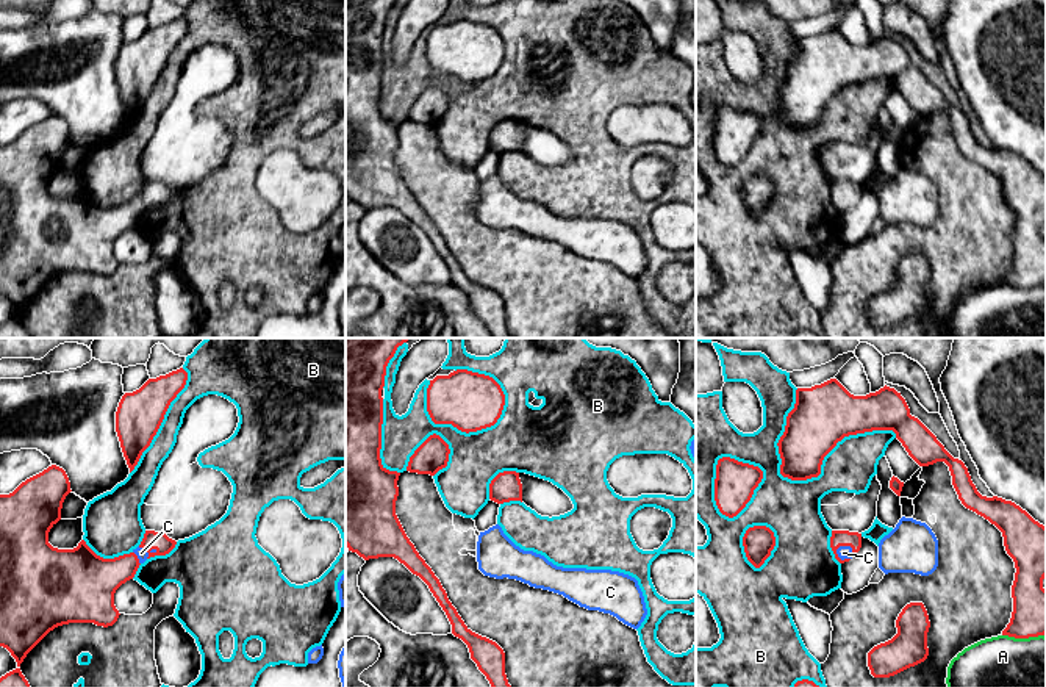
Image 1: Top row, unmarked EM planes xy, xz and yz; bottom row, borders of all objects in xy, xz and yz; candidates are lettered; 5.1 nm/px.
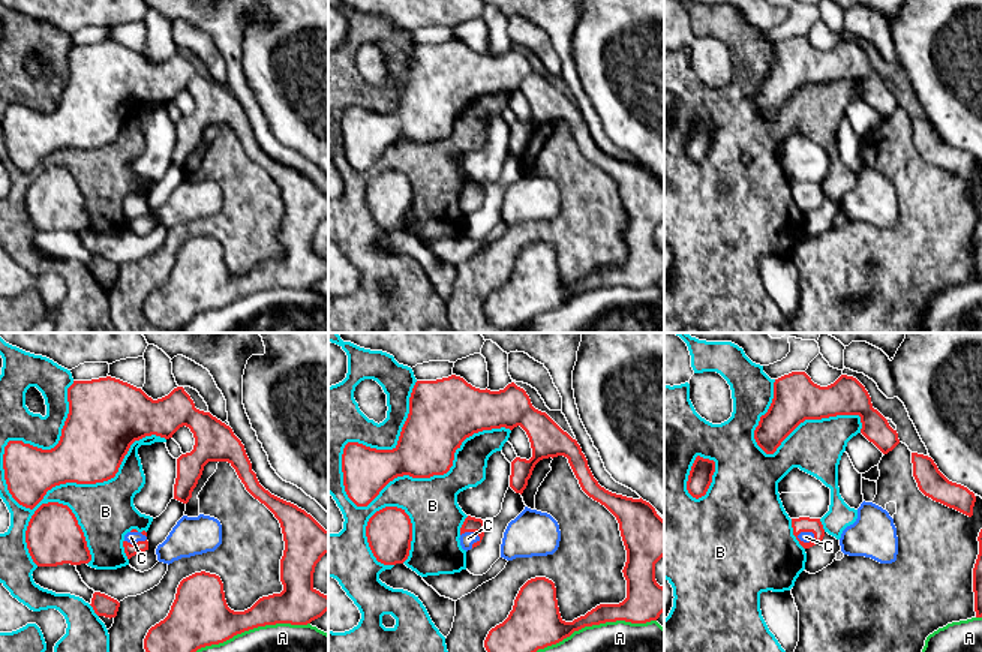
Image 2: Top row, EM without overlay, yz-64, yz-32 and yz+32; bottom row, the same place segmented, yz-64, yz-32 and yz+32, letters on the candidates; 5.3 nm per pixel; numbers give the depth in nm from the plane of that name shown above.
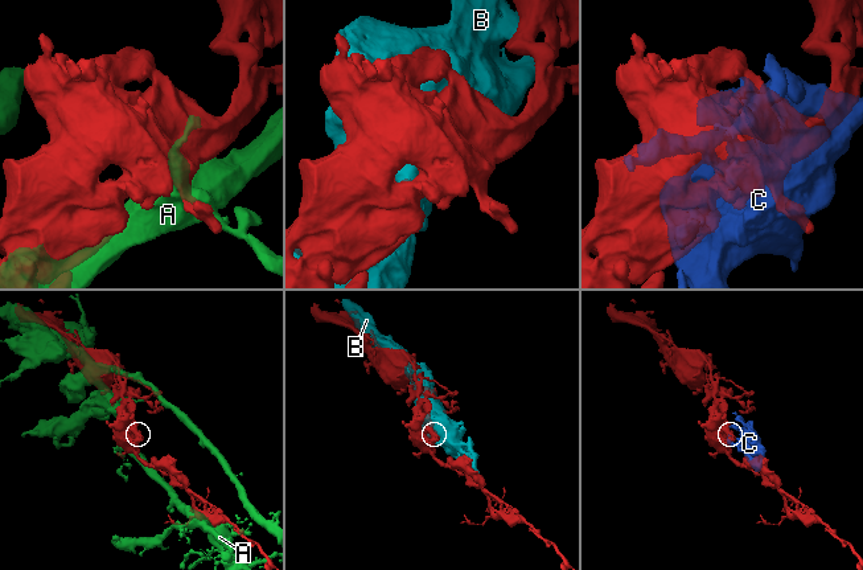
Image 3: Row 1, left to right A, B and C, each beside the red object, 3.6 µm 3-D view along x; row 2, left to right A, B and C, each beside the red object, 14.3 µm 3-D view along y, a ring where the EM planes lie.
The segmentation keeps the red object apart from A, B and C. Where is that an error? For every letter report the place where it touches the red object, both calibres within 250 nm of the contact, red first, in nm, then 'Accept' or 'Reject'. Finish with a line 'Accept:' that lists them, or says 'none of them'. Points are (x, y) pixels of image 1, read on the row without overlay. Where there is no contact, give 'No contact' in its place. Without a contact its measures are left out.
A: Touches red at yz (1023, 287). Thickness 240 nm (red) against 500 nm. Reject
B: Touches red at yz (832, 97). Thickness 320 nm (red) against 260 nm. Reject
C: Touches red at yz (848, 194). Thickness 80 nm (red) against 70 nm. Accept
Accept: C

